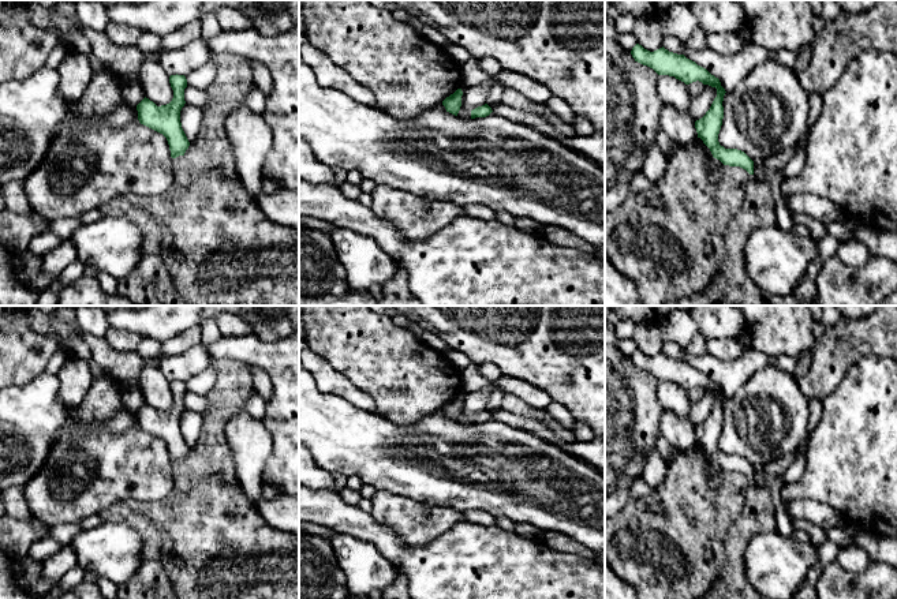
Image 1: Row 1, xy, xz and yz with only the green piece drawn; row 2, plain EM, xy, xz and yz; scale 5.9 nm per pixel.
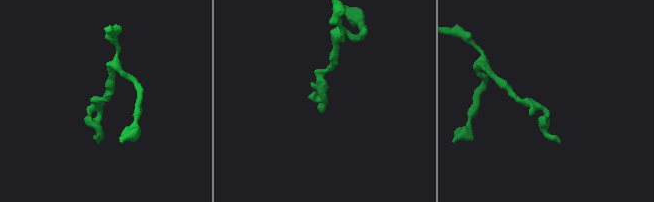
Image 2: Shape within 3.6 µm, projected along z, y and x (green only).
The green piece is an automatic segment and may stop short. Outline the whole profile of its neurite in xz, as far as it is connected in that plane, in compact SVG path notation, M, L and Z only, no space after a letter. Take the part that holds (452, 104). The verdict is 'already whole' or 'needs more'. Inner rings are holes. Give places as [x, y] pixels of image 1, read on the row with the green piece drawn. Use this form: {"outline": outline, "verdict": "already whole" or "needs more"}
{"outline": "M457 89L453 94L451 94L442 101L442 105L445 106L446 112L457 116L461 106L461 96L461 89Z", "verdict": "already whole"}

